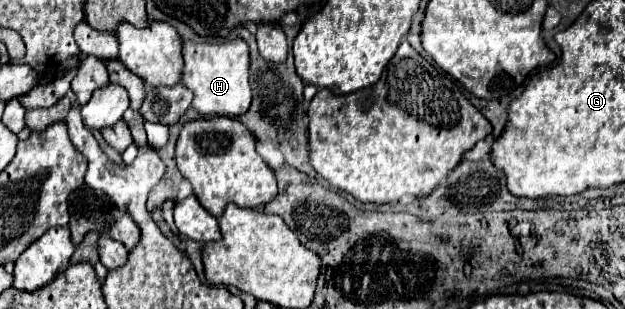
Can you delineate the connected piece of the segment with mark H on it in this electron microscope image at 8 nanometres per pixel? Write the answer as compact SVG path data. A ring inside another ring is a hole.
M244 39L224 41L224 43L196 43L182 41L184 69L182 83L194 93L192 107L200 115L226 115L238 117L248 111L252 101L252 89L248 83L248 45Z

